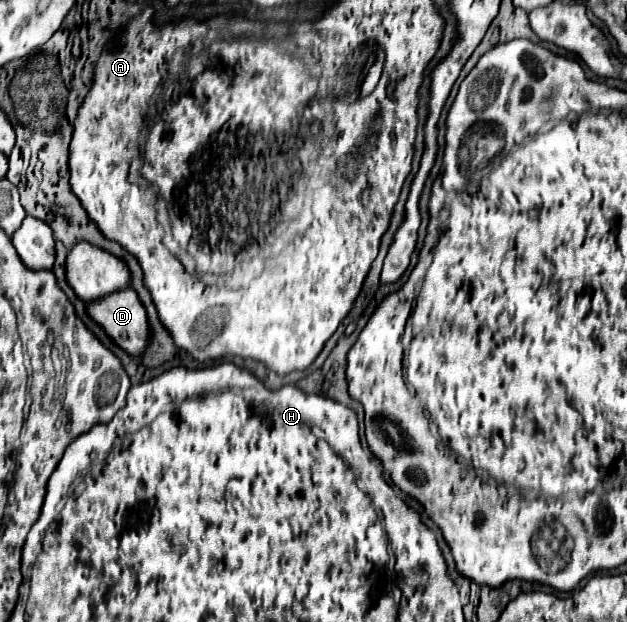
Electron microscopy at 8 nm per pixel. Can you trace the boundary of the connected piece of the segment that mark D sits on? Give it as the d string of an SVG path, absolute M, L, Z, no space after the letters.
M124 288L118 292L112 292L110 296L86 302L86 312L88 316L98 322L104 332L116 342L116 346L120 346L124 352L128 352L130 356L140 356L148 344L148 320L146 320L146 310L140 304L138 296L134 290Z

